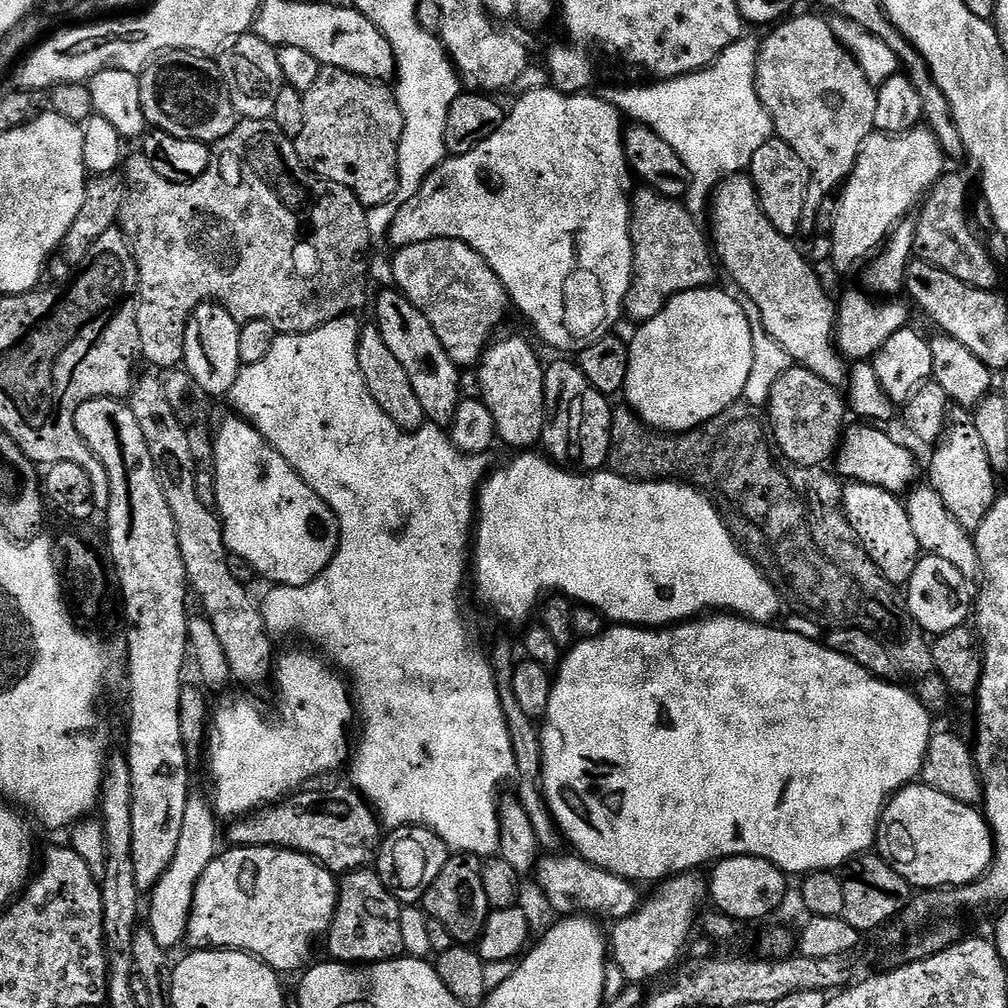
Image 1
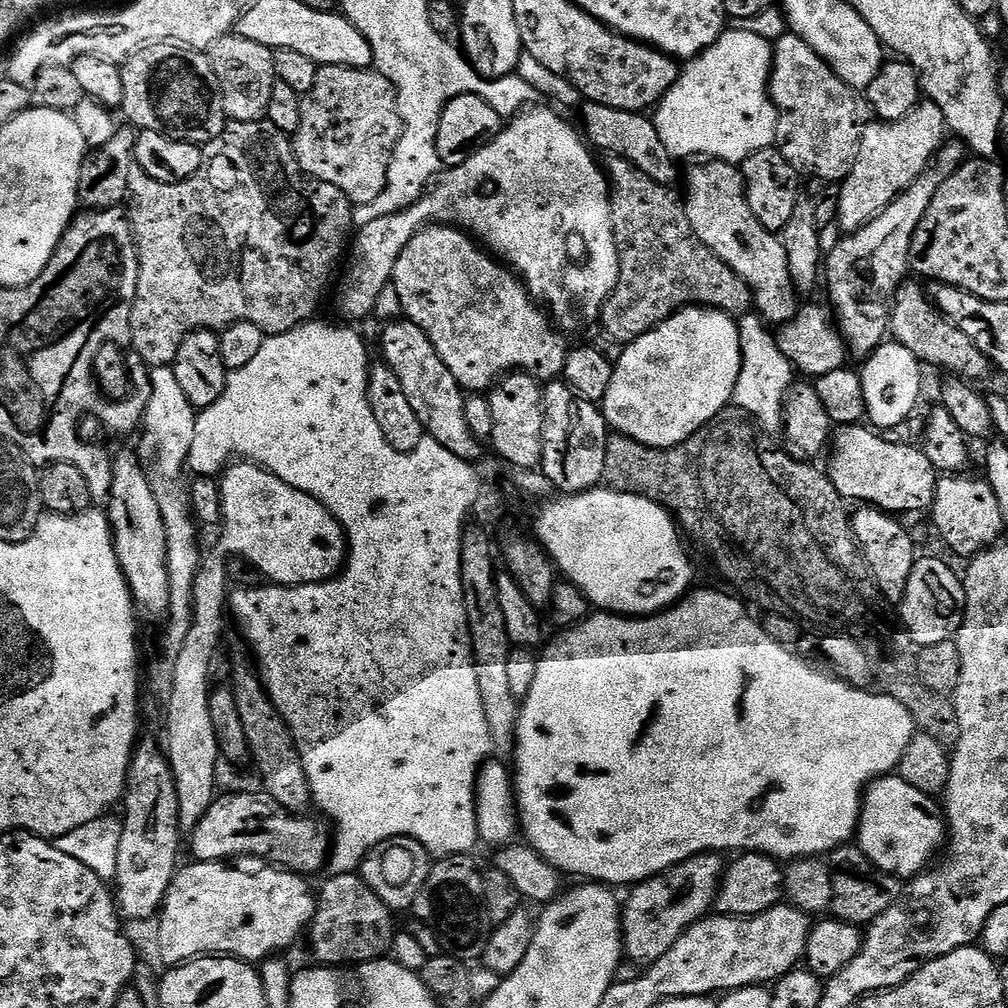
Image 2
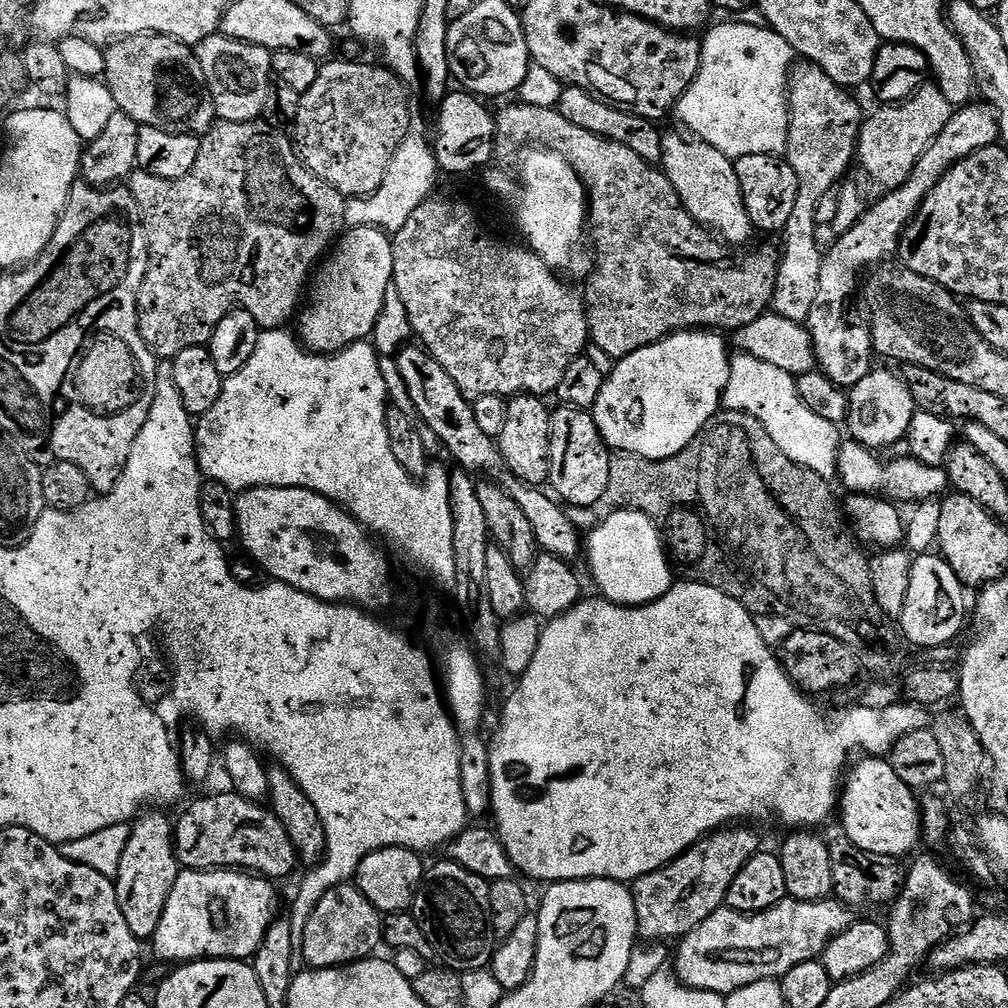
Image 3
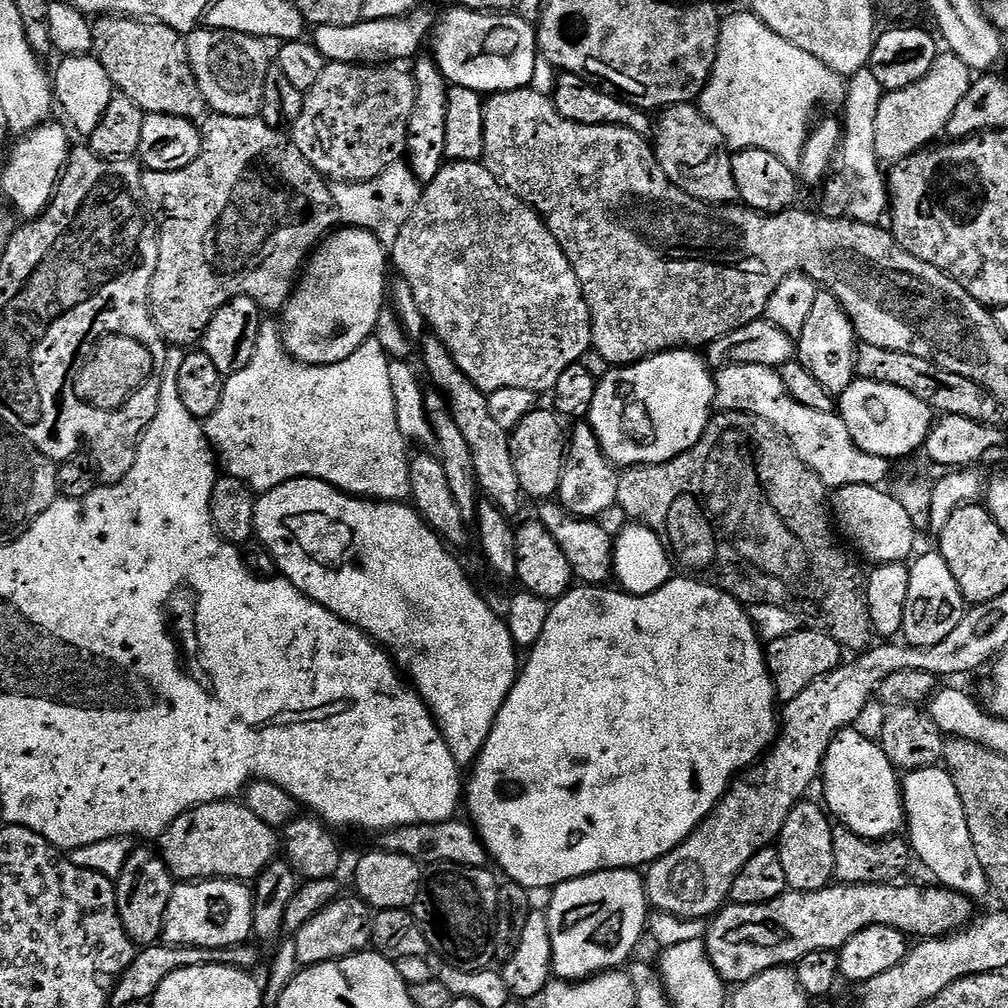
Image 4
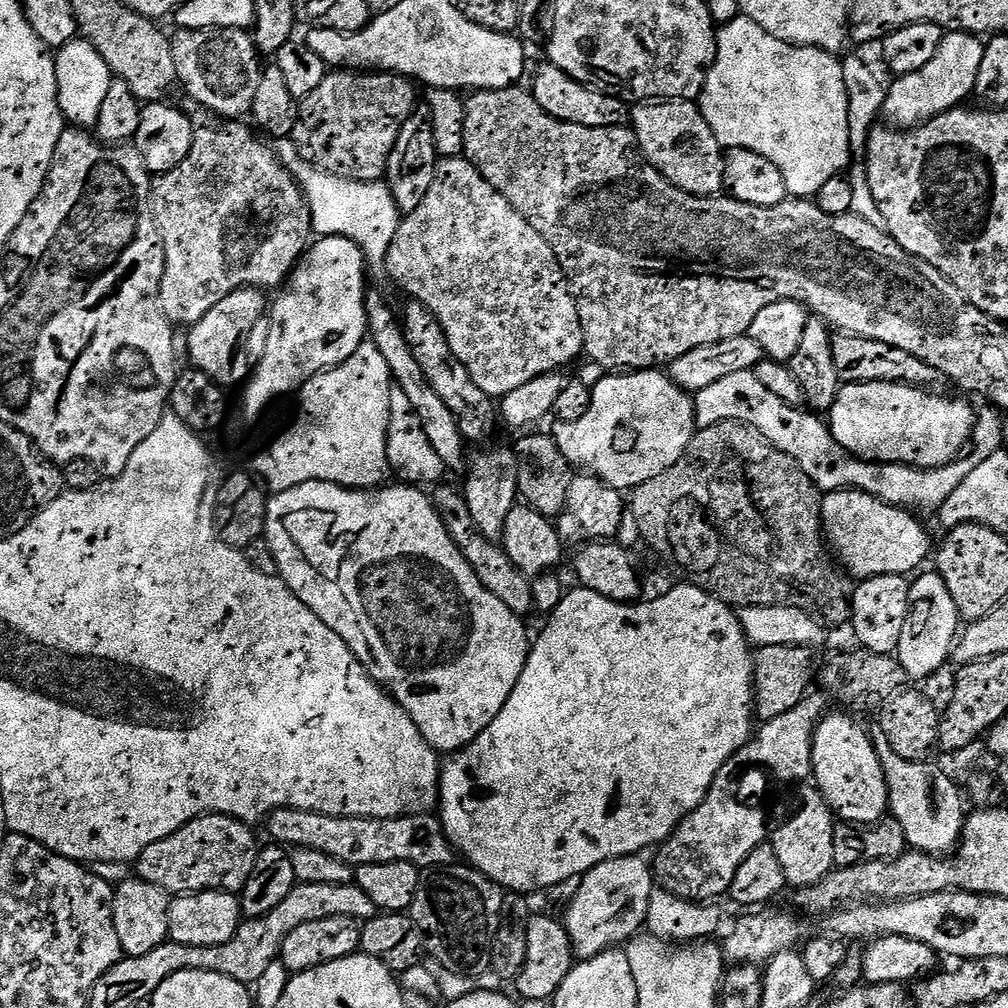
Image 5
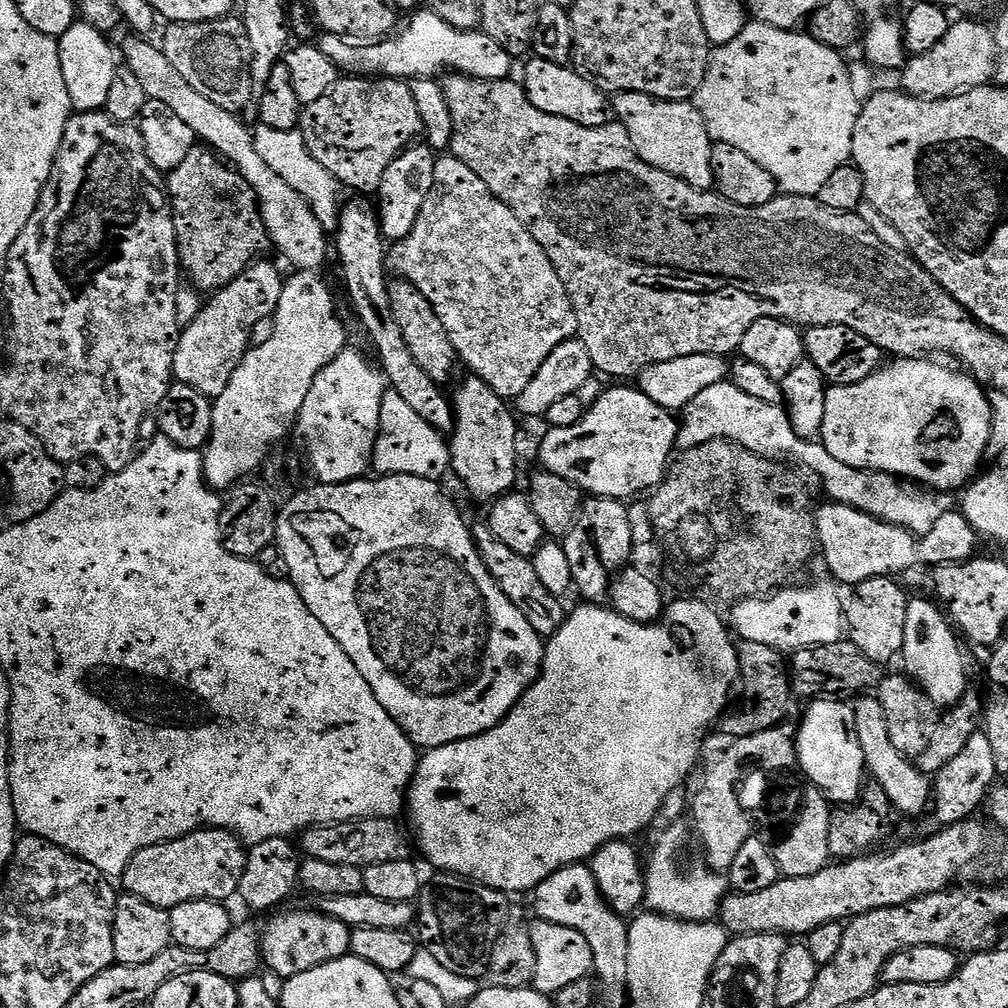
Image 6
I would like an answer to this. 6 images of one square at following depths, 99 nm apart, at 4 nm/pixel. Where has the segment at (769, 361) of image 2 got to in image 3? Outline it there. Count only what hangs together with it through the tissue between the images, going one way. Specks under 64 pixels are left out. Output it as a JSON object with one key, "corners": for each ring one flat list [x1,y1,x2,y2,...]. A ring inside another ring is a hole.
{"corners":[[736,354,731,357,728,366,728,385,724,387,722,393,723,407,729,408,730,411,745,412,752,415,766,428,766,433,774,440,774,445,786,456,791,462,797,463,798,466,805,467,806,470,812,470,825,478,832,478,837,475,836,459,839,456,839,448,842,443,842,436,836,427,835,419,823,416,820,412,815,412,806,401,800,397,800,388,797,377,786,370,780,370,778,366,772,366,759,358,754,358,747,354]]}

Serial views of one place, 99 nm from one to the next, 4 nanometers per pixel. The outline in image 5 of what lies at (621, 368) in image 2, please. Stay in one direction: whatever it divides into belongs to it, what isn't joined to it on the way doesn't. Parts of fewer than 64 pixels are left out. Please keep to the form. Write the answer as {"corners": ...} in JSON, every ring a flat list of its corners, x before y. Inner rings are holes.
{"corners":[[663,371,604,374,597,384,591,385,591,390,590,410,578,422,563,425,554,439,569,465,590,470,592,476,610,488,631,490,642,482,650,482,650,478,658,478,682,458,698,431,693,397]]}

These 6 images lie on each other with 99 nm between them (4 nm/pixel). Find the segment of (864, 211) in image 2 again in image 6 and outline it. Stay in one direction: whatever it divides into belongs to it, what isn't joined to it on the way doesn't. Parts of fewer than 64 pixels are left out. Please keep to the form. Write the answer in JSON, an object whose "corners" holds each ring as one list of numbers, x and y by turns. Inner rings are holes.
{"corners":[[960,18,949,23,946,38,934,46,924,56,912,56,905,63,902,71,899,73,899,87,907,92,909,96,923,96,926,100,941,100,947,96,955,96,958,92,966,92,969,88,981,88,984,84,989,83,996,74,996,37,993,29,988,28,976,18]]}

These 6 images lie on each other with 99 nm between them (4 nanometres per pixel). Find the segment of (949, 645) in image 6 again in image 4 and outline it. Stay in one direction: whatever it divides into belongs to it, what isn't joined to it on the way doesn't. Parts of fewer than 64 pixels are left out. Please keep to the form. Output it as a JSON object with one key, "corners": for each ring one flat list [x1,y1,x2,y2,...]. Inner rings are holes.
{"corners":[[932,550,925,556,918,556,911,561,908,569,908,593,902,636,911,647,929,648,942,642,942,638,946,638,946,634,950,634,950,630,954,630,954,626,962,622,966,601,958,590,958,582,954,582,954,574,950,574,950,566,946,566,939,551]]}

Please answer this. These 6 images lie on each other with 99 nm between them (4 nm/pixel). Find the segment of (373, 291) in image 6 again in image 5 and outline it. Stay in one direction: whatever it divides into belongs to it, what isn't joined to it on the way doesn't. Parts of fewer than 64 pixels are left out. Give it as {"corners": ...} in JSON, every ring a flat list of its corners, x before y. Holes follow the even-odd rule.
{"corners":[[369,291,365,295,364,306,368,315,368,336,371,343,376,344,378,350,382,350,382,358,386,358,386,366,390,366,390,374,395,387,400,388,402,394,406,394,406,398,410,398,410,406,414,406,418,418,424,423,426,438,430,438,430,446,434,446,441,462,449,469,458,467,464,460,466,441,460,435,455,414,449,410,446,402,442,402,442,398,438,398,438,394,434,394,430,382,426,382,426,378,422,374,422,366,418,366,418,358,414,358,397,313,395,316,388,309,388,304,380,292]]}

